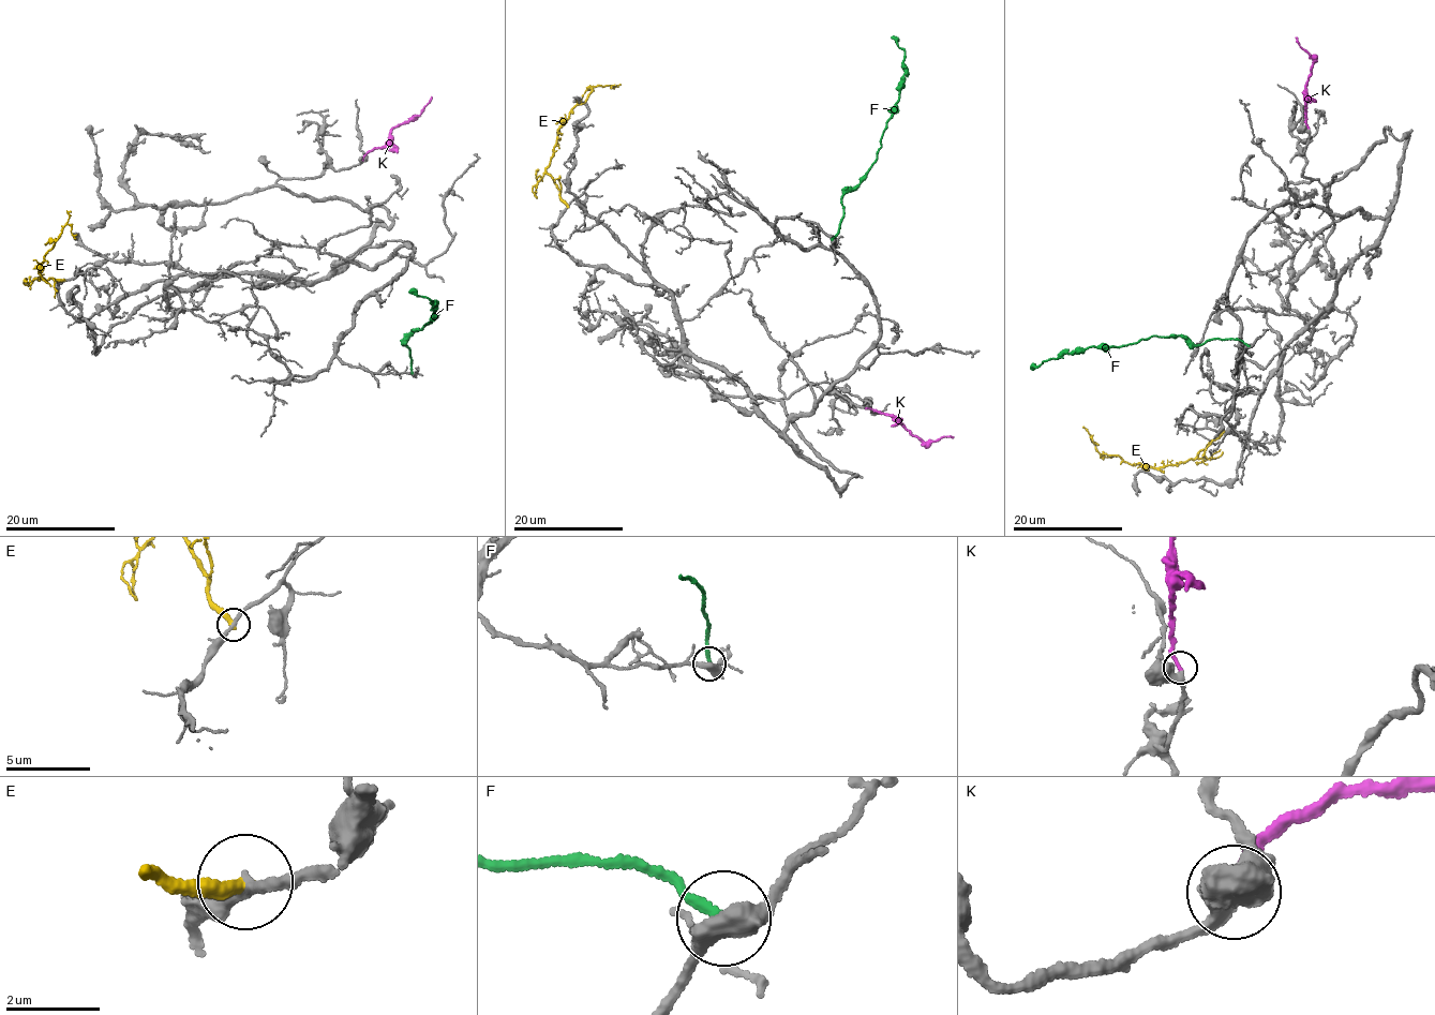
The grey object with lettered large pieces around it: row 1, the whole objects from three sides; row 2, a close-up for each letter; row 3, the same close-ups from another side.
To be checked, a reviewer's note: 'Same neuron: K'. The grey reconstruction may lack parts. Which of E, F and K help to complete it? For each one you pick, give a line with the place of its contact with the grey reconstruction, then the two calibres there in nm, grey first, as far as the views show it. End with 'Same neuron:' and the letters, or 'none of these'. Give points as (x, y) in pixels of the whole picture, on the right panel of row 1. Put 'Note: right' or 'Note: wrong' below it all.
K: (1309, 127) | 340/240 nm
Same neuron: K
Note: right

